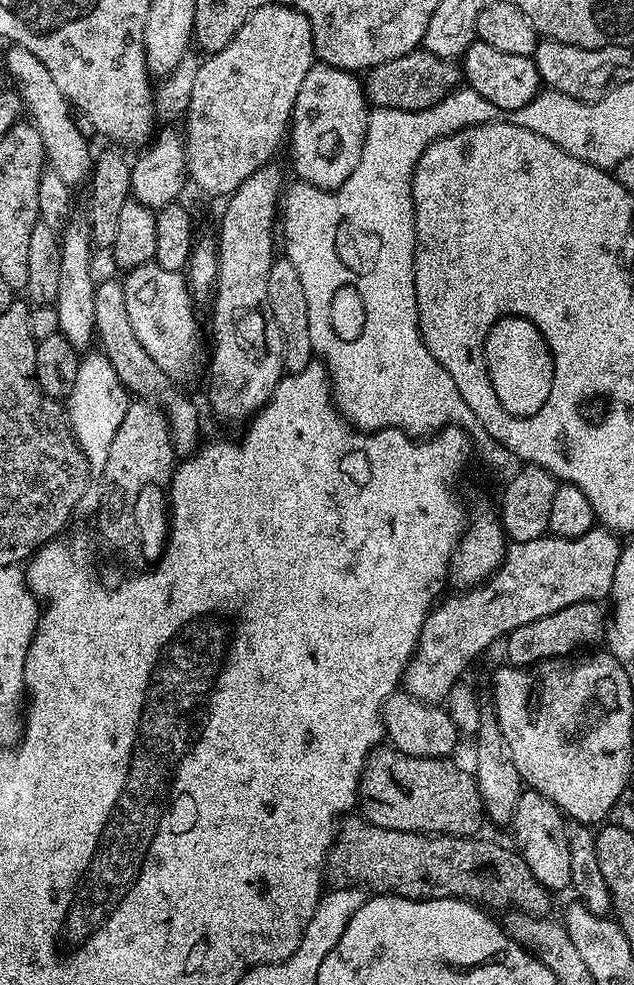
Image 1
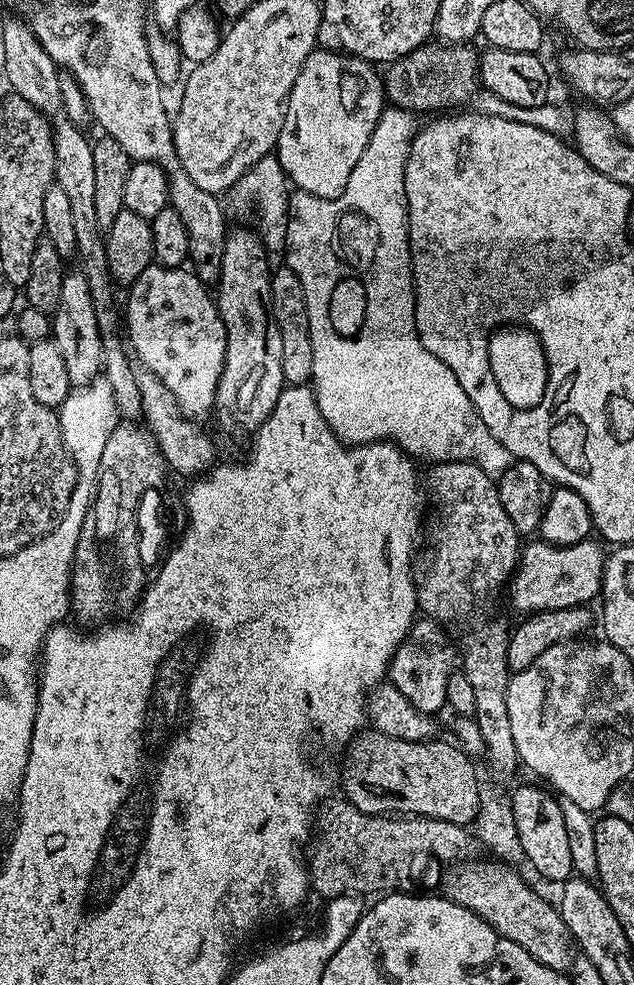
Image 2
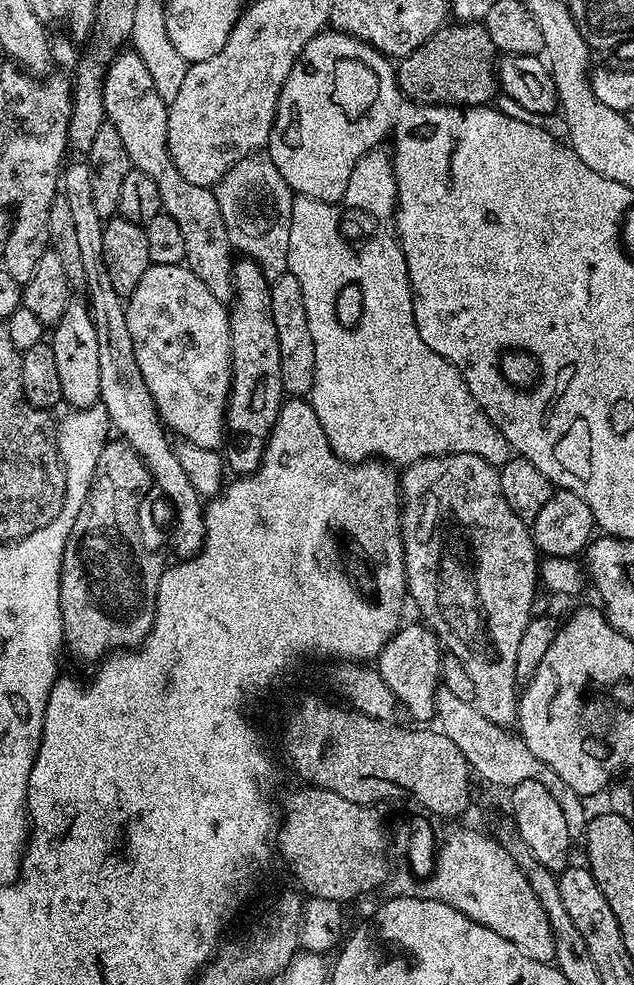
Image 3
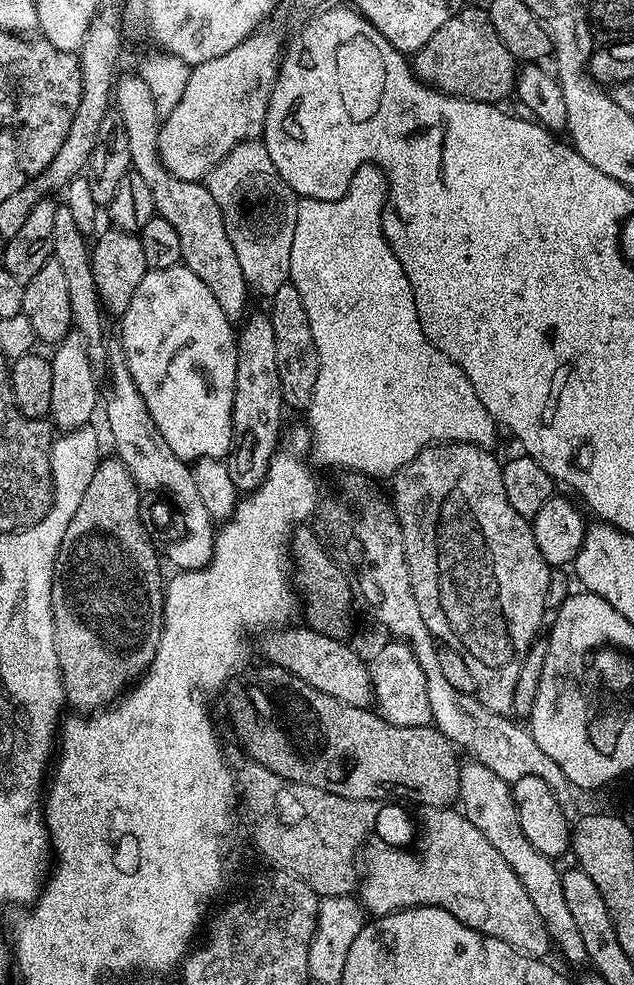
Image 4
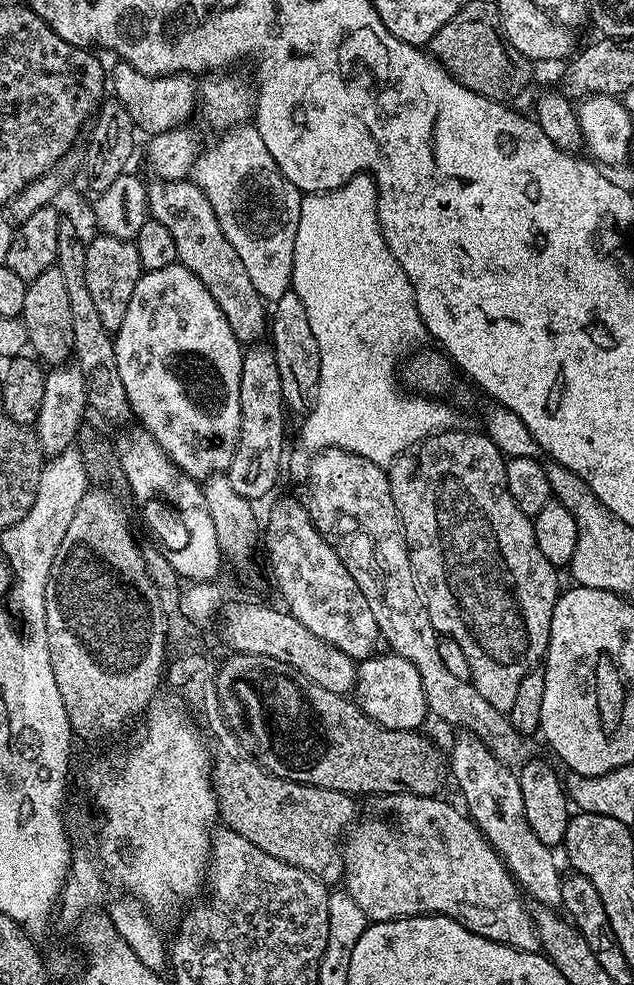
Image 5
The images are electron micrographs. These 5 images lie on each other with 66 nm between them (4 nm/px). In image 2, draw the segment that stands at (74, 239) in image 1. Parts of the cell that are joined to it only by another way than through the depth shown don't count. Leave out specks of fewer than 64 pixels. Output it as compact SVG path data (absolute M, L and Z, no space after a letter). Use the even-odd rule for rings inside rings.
M65 271L62 278L60 305L52 316L51 339L55 340L62 359L66 361L66 374L70 374L73 389L86 386L102 372L102 342L98 330L98 318L94 314L94 302L90 298L90 282L83 271Z

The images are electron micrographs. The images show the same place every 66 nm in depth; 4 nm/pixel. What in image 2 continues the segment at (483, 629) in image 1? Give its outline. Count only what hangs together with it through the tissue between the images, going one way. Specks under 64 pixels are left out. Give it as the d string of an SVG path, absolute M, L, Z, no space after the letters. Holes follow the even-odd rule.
M589 538L569 548L535 543L523 545L519 565L510 581L512 604L520 614L588 606L595 596L597 599L601 595L606 548L599 539ZM417 619L406 634L404 641L398 646L388 667L387 679L390 683L398 690L402 690L402 694L406 694L406 698L410 698L410 702L414 702L418 710L429 714L445 711L448 702L446 682L450 682L458 664L457 649L454 644L454 649L452 649L447 634L449 635L435 620Z

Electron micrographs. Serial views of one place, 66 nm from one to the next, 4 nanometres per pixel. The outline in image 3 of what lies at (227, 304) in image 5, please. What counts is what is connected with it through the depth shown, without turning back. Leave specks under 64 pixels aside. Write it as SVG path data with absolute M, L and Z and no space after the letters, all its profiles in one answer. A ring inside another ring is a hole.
M134 50L121 51L108 65L108 72L104 75L104 114L107 123L112 124L122 137L133 169L146 174L158 188L162 211L182 226L188 269L198 276L214 297L231 301L234 295L234 249L228 241L226 222L222 222L222 210L218 210L218 198L212 188L194 186L194 182L186 182L186 178L178 174L178 166L174 166L174 158L170 158L168 149L168 104L165 97L154 90L154 78L150 78L146 62L142 62Z

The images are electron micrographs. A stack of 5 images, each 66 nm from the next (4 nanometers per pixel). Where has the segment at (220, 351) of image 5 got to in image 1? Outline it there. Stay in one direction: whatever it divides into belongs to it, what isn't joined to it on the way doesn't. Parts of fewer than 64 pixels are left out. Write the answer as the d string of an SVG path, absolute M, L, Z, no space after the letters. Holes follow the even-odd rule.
M154 262L133 268L125 276L126 311L130 313L130 322L134 326L134 334L138 334L138 342L142 342L146 354L154 358L156 365L169 378L186 375L195 366L196 355L200 352L200 324L196 321L198 308L188 289L187 279L179 272L162 270Z

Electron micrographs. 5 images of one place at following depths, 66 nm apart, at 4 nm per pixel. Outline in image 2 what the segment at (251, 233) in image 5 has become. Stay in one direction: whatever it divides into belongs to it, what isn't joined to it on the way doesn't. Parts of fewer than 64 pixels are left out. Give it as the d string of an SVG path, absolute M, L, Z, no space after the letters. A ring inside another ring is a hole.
M275 155L263 156L258 163L250 166L238 182L228 189L226 193L226 204L237 216L237 221L251 226L256 235L264 243L264 248L270 254L285 251L286 226L288 225L288 197L290 195L290 181L284 175L282 166L276 161Z

